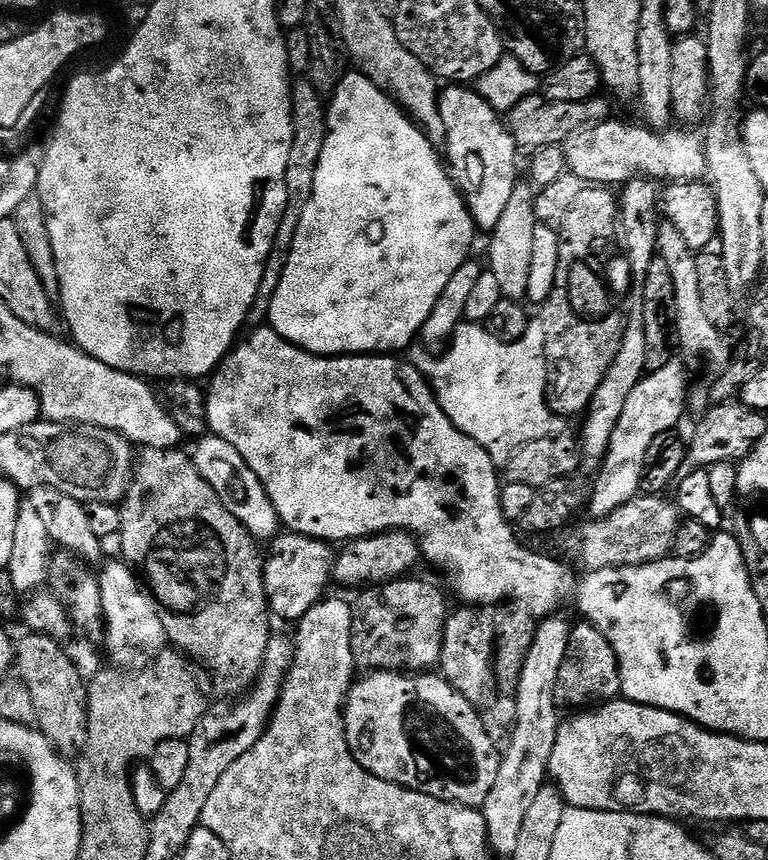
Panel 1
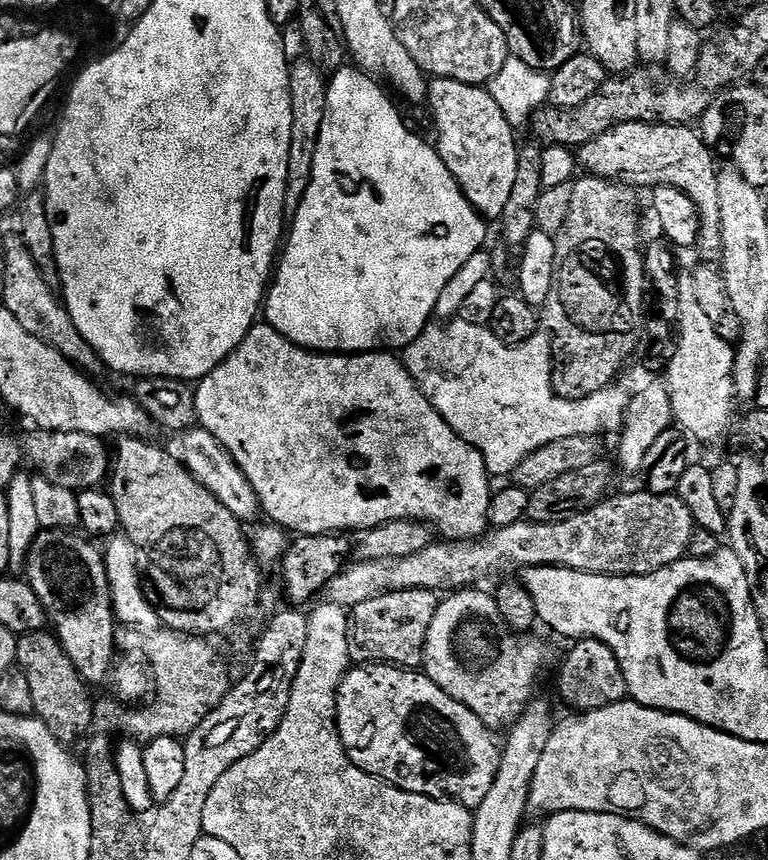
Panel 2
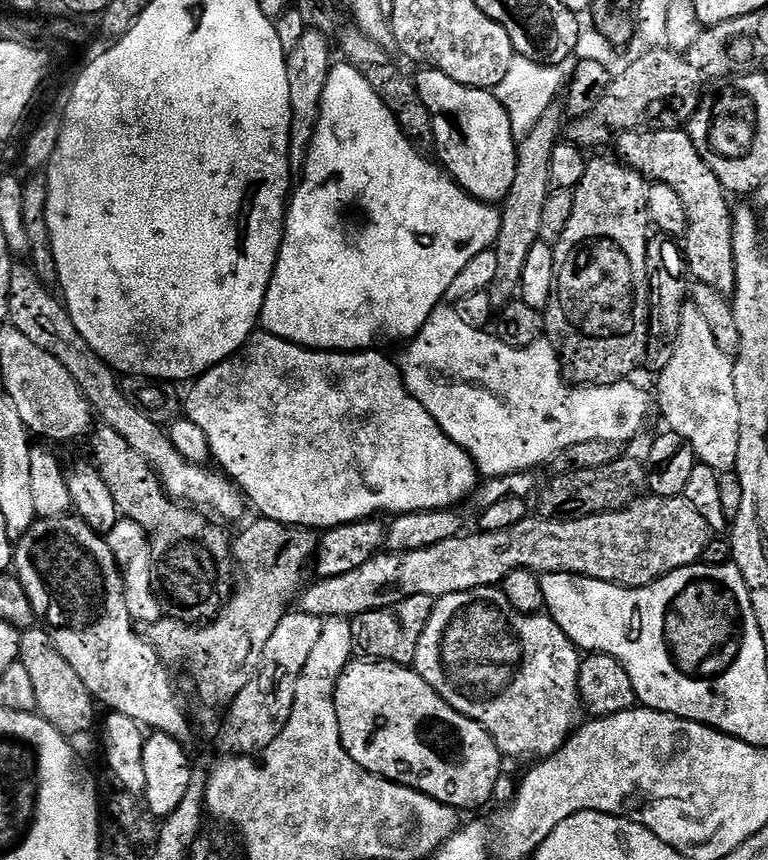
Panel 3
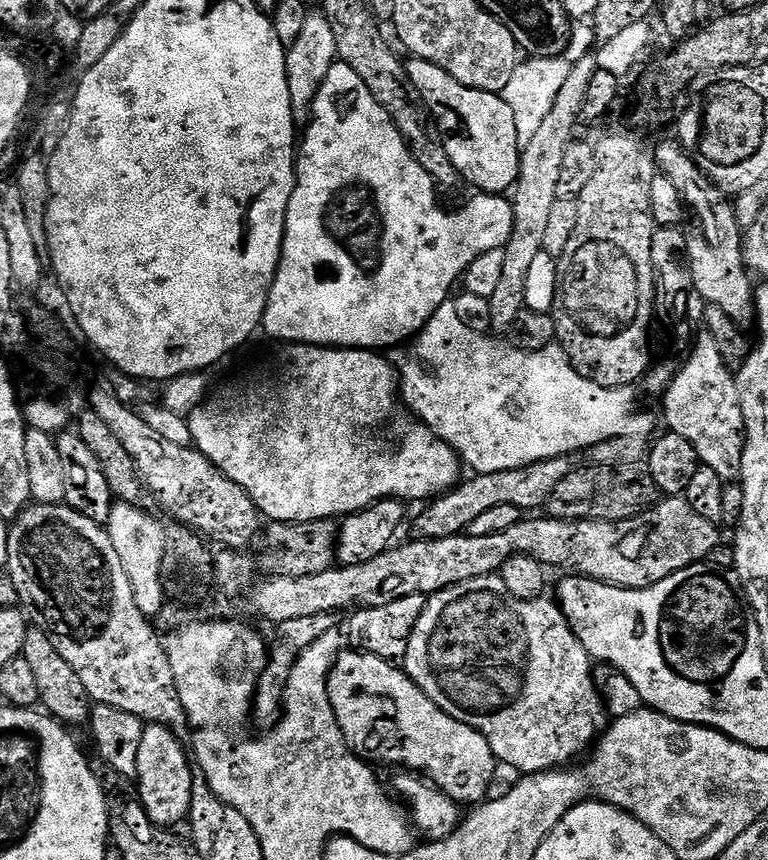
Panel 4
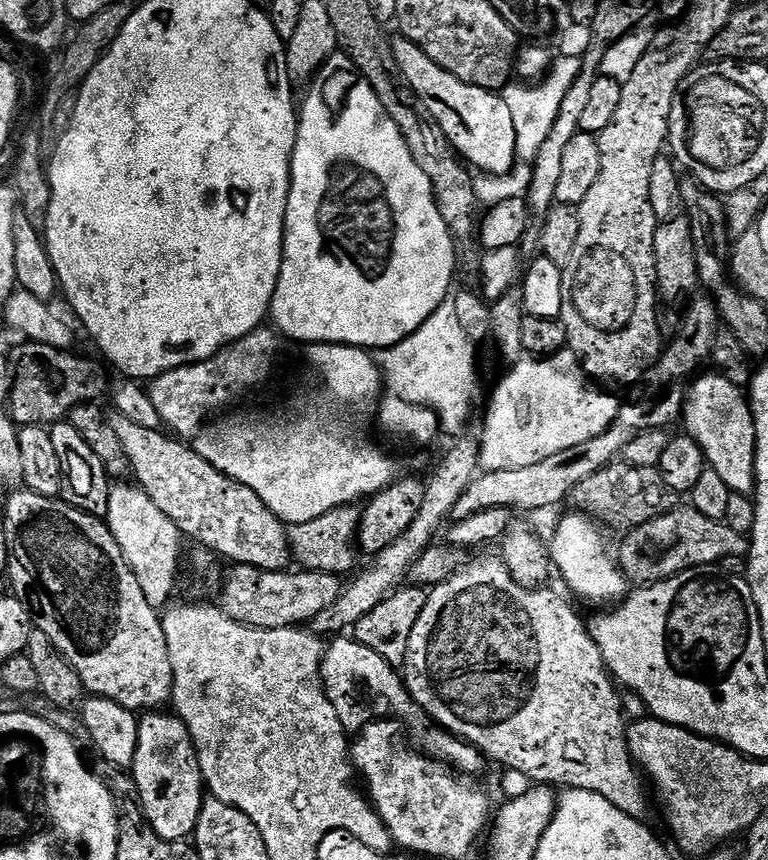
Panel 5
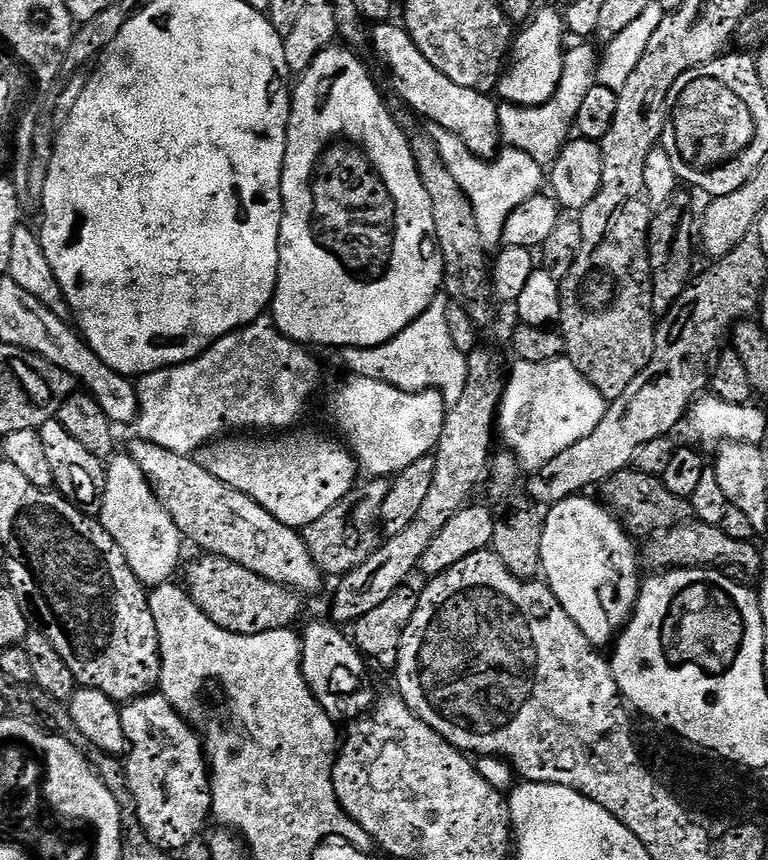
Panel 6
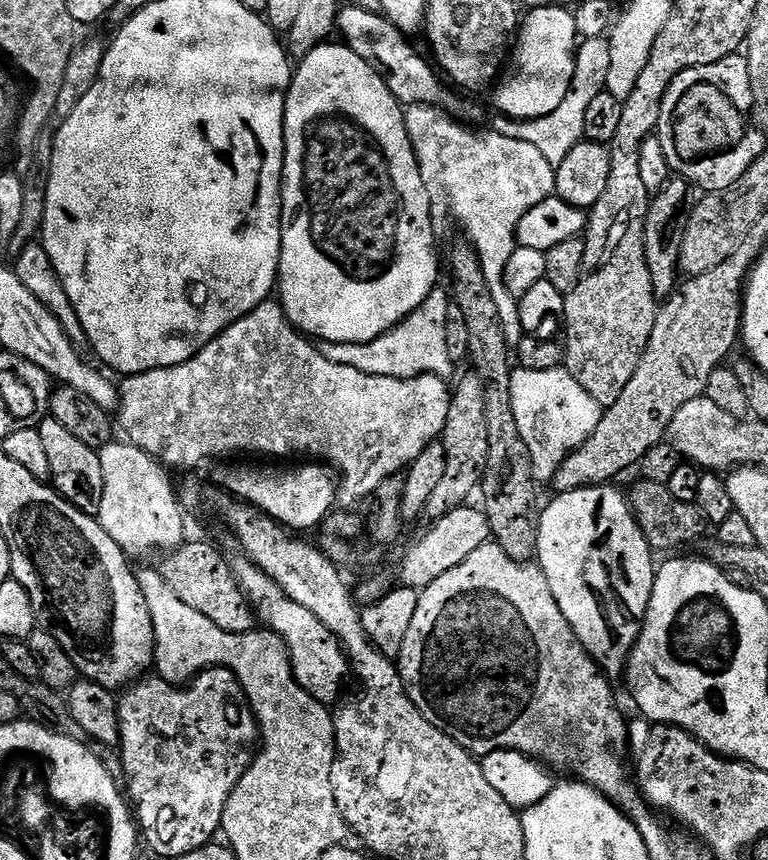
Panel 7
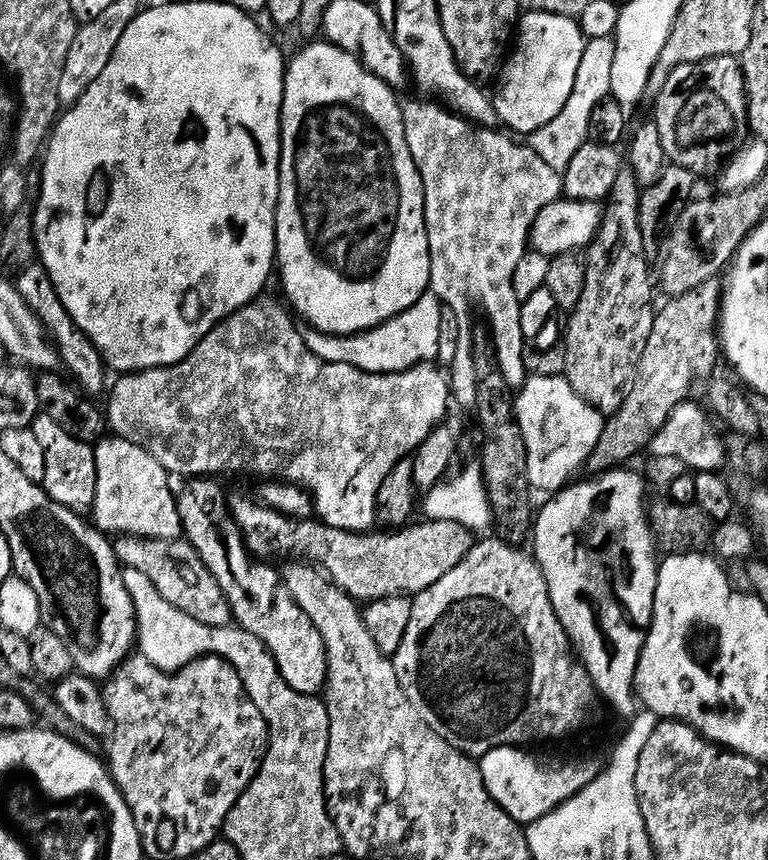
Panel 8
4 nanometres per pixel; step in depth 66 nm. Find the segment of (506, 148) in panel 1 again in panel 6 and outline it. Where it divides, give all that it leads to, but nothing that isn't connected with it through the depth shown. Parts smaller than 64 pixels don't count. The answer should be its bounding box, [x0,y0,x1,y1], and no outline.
[370,22,501,158]

